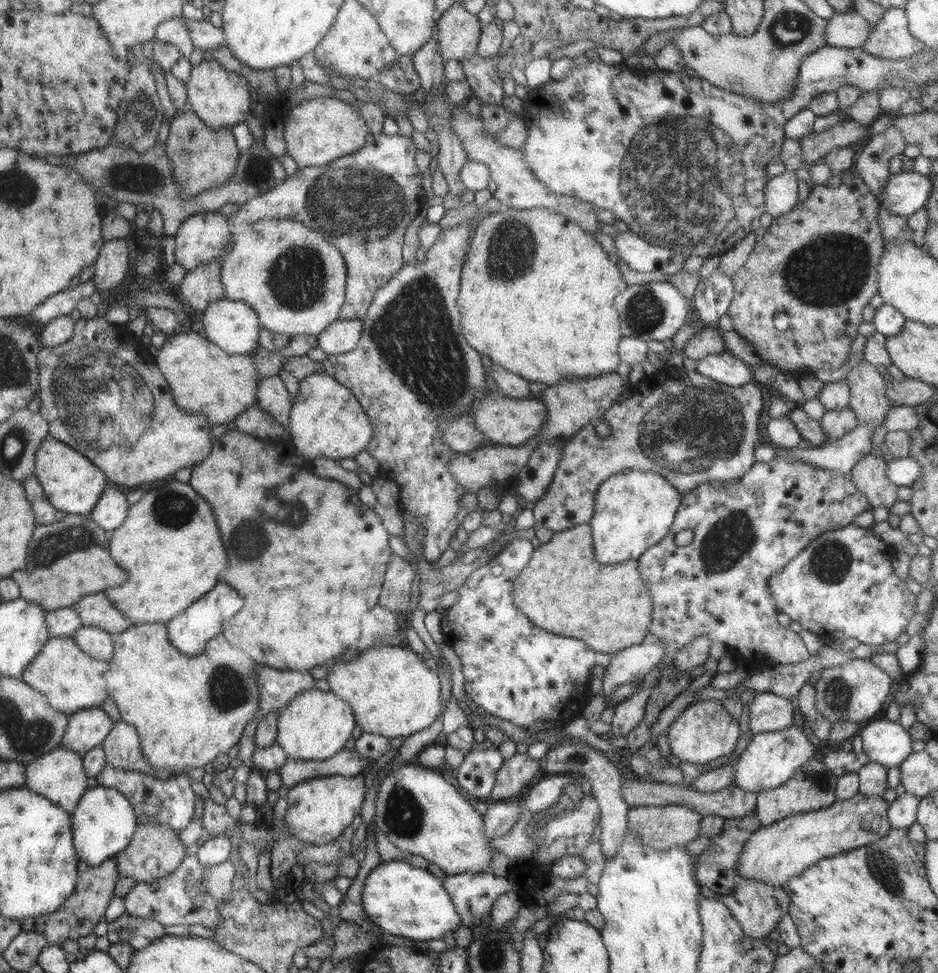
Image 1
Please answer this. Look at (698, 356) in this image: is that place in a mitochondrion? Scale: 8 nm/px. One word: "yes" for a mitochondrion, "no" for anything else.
no

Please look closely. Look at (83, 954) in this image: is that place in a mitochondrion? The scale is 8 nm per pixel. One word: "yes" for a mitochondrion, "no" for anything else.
no

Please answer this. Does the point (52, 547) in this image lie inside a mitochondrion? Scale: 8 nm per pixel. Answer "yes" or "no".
yes

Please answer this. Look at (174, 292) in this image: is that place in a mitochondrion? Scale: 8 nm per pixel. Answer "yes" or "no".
no

